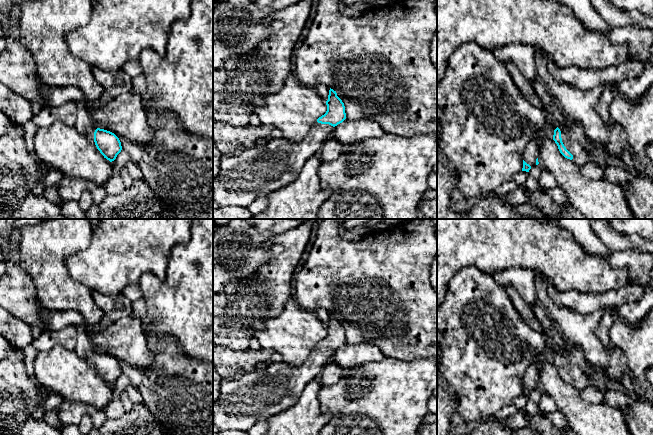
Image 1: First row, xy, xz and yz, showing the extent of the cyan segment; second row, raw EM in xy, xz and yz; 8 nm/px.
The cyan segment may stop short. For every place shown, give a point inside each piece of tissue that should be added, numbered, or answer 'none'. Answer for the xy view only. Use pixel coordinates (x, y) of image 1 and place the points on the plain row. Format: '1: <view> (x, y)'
1: xy (90, 356)

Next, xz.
1: xz (244, 400)

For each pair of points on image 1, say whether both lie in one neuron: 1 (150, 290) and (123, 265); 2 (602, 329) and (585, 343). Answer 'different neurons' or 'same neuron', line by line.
1: different neurons
2: different neurons

